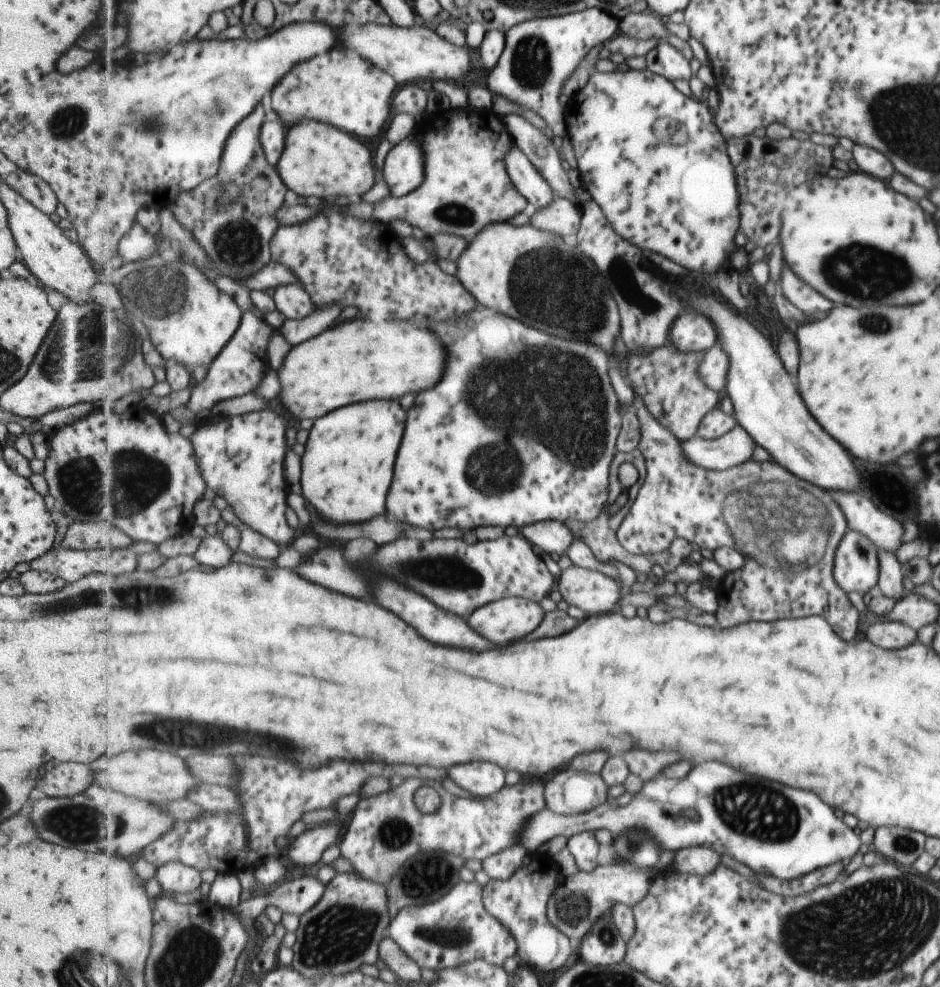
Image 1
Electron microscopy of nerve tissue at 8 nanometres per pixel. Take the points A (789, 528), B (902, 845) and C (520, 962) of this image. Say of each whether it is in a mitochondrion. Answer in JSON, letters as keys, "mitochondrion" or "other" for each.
{"A":"mitochondrion","B":"mitochondrion","C":"other"}

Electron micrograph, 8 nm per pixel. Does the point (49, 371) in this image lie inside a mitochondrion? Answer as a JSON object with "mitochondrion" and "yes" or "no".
{"mitochondrion":"yes"}

